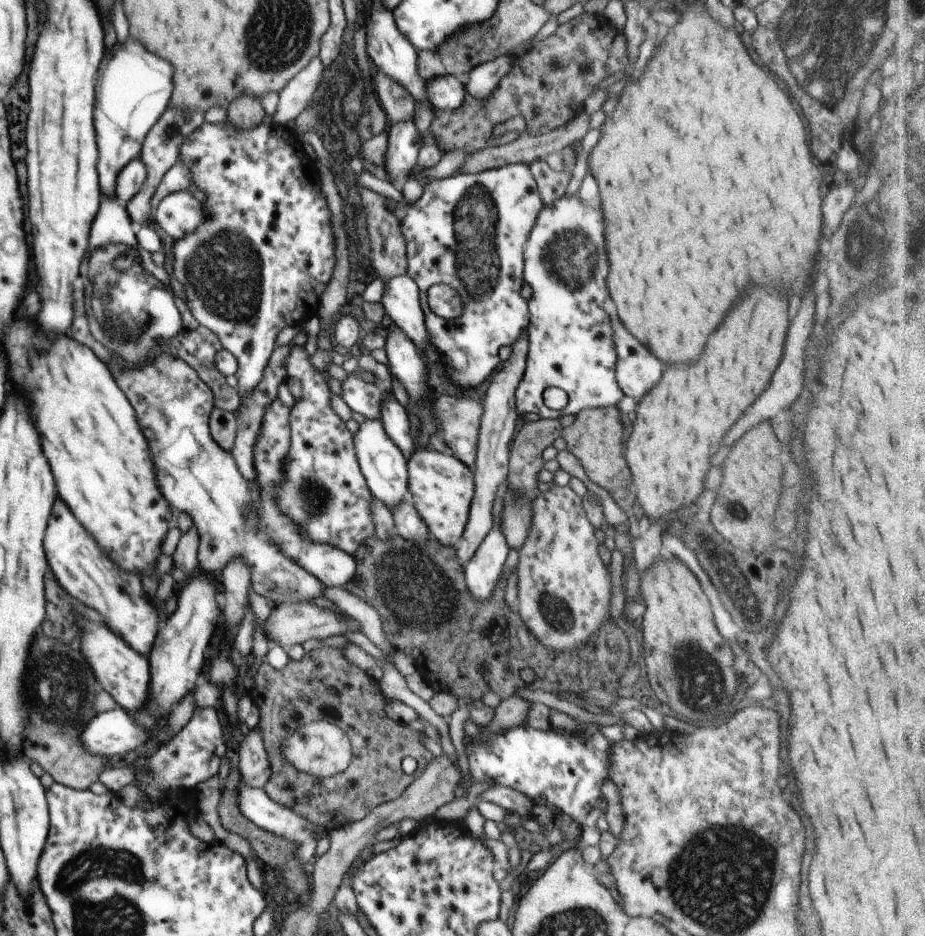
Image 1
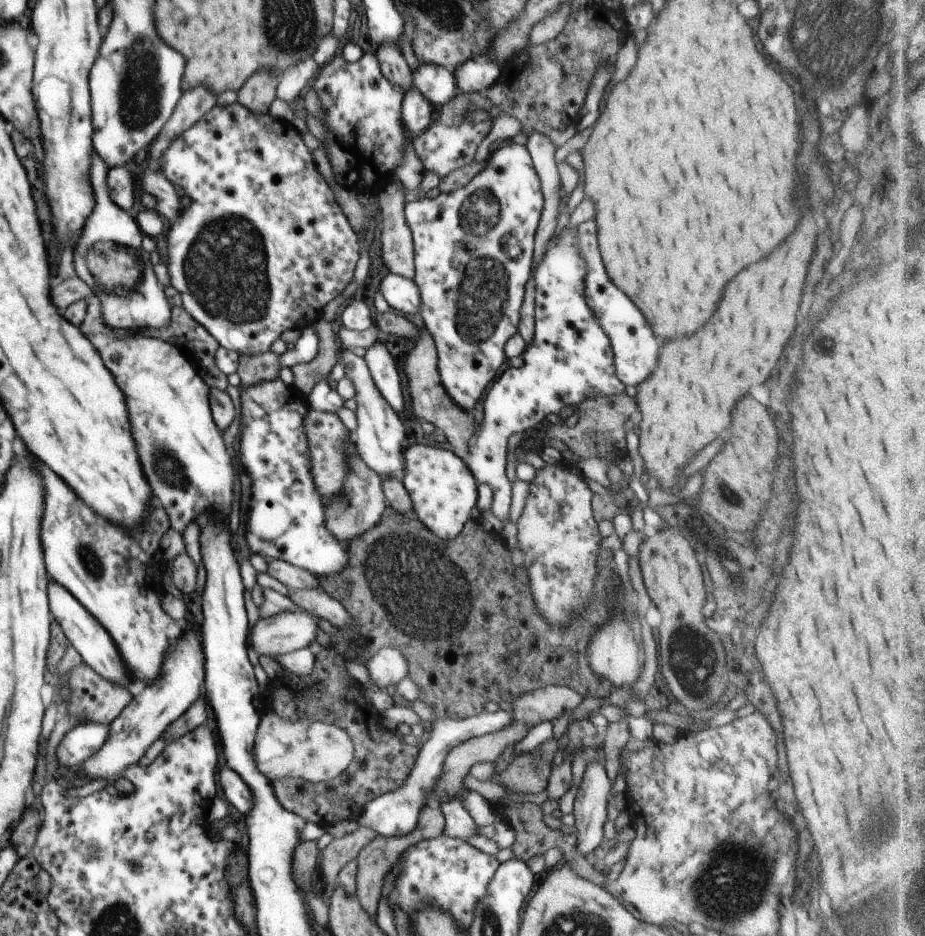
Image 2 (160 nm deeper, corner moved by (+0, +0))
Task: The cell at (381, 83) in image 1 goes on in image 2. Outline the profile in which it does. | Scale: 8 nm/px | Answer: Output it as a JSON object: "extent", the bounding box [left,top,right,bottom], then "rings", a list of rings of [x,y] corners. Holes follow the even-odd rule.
{"extent":[376,43,413,90],"rings":[[[384,43],[377,48],[376,53],[382,74],[392,83],[405,90],[412,89],[413,72],[408,67],[406,58],[396,43]]]}

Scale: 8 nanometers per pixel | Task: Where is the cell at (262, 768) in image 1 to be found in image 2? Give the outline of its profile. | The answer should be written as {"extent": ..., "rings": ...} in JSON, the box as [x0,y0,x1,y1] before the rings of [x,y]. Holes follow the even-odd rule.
{"extent":[253,711,354,784],"rings":[[[272,711],[262,715],[260,719],[253,755],[258,770],[271,782],[292,777],[314,784],[328,783],[350,766],[354,758],[354,746],[344,729],[305,717],[292,722]]]}

